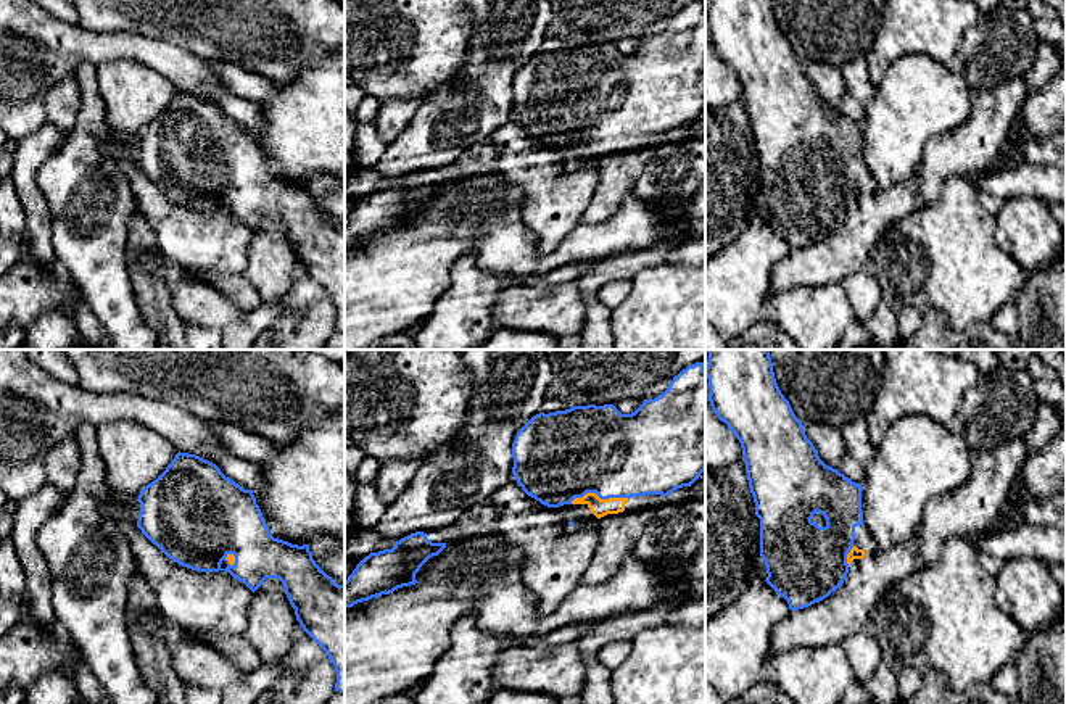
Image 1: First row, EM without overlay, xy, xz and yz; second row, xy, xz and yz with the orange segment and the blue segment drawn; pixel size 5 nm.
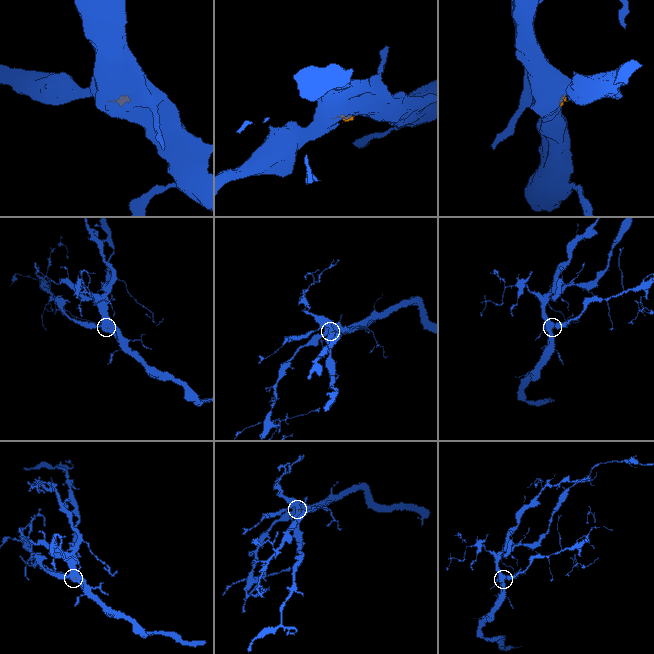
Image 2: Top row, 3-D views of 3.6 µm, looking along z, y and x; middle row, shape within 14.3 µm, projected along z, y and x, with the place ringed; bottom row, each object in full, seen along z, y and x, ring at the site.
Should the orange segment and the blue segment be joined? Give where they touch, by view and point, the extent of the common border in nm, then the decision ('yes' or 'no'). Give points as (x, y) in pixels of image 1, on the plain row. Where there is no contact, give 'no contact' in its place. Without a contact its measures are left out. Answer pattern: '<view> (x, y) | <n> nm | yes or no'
xz (598, 136) | 280 nm | yes

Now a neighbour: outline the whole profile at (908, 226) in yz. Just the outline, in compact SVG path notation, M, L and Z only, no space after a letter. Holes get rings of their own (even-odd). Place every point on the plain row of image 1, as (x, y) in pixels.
M948 176L939 200L915 211L871 246L871 271L879 282L882 301L894 309L939 309L955 329L990 321L1023 292L1027 274L1000 246L997 216L979 205L979 188L963 176Z

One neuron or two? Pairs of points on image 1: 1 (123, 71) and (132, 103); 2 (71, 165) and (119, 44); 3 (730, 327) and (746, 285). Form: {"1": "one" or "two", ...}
{"1": "one", "2": "two", "3": "one"}

